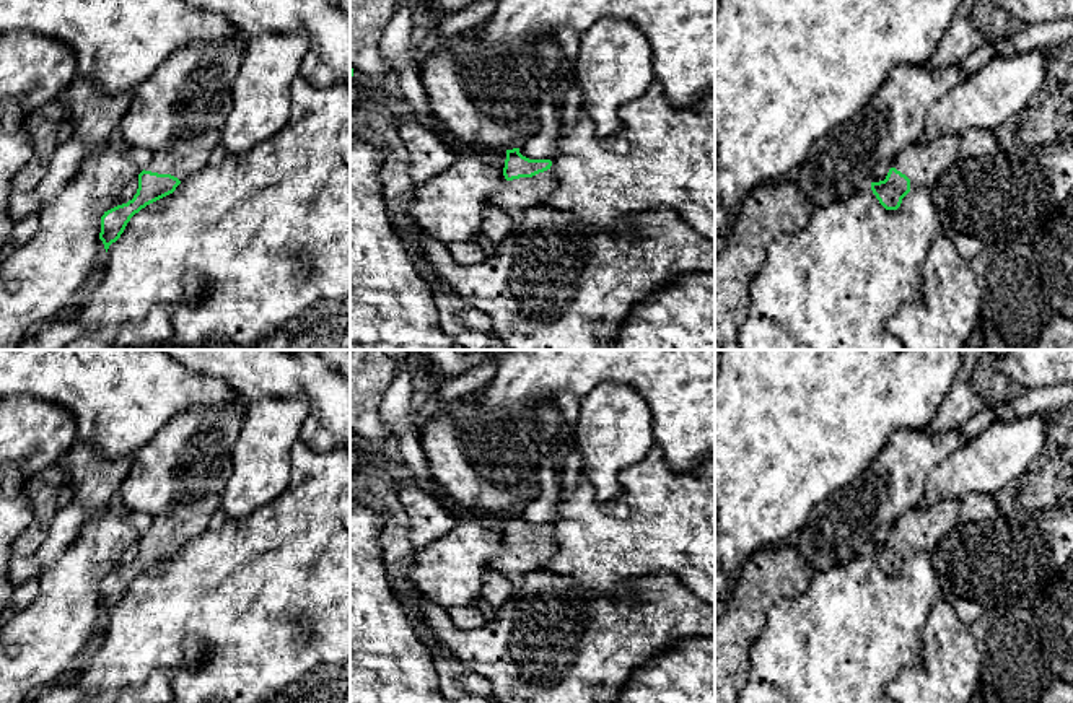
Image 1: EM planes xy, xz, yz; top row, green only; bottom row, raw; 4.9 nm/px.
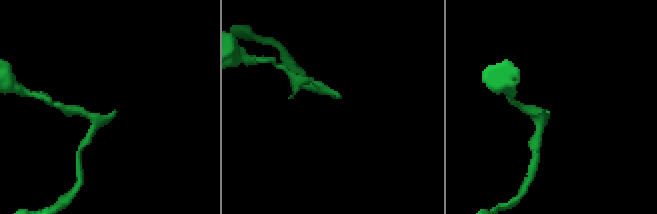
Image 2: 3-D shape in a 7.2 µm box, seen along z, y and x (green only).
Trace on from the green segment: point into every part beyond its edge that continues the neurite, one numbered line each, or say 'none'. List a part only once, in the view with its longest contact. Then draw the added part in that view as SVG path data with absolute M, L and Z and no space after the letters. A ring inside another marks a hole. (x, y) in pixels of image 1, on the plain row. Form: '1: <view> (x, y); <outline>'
1: xz (521, 558); M550 531L532 542L506 545L505 552L493 560L492 568L513 581L519 576L542 571L555 552L557 544L554 531Z

